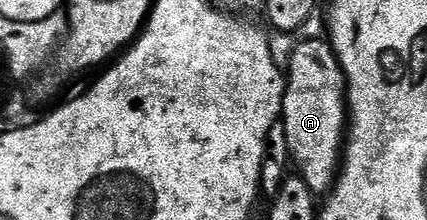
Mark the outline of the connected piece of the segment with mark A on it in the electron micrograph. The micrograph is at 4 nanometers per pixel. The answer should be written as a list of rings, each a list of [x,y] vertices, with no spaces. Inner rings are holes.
[[[306,39],[294,47],[290,55],[290,71],[285,72],[286,95],[282,99],[280,125],[286,134],[286,144],[290,150],[289,162],[298,166],[297,174],[315,193],[329,192],[340,169],[340,156],[344,151],[344,132],[348,127],[348,104],[346,85],[342,77],[342,66],[338,64],[336,53],[329,42],[322,39]]]

